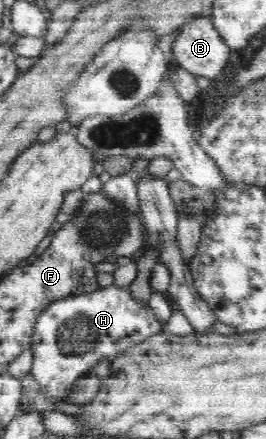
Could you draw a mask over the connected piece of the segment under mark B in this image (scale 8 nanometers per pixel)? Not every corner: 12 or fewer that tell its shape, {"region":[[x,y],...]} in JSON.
{"region":[[210,16],[192,17],[172,45],[189,75],[216,79],[231,49]]}

